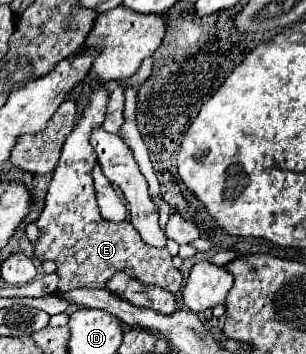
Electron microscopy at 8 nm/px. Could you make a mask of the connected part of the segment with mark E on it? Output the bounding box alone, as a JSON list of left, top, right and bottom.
[34,84,184,294]

